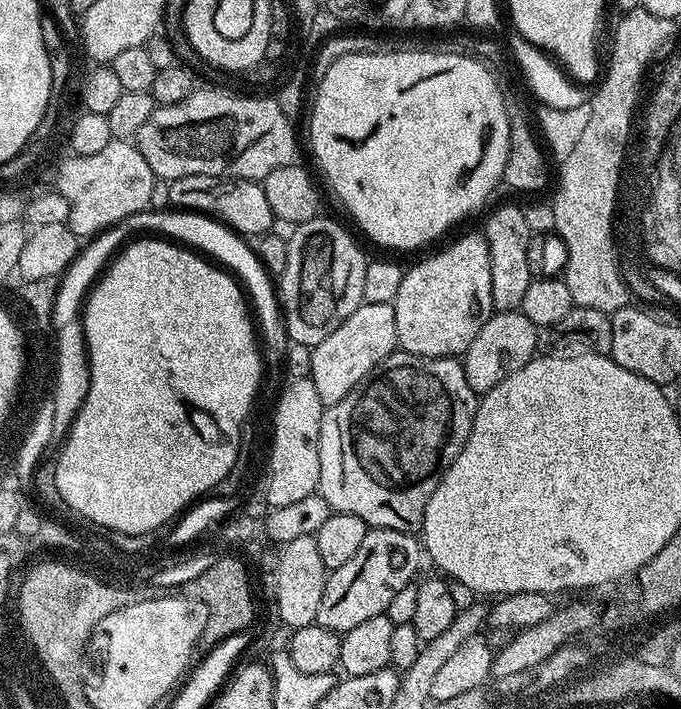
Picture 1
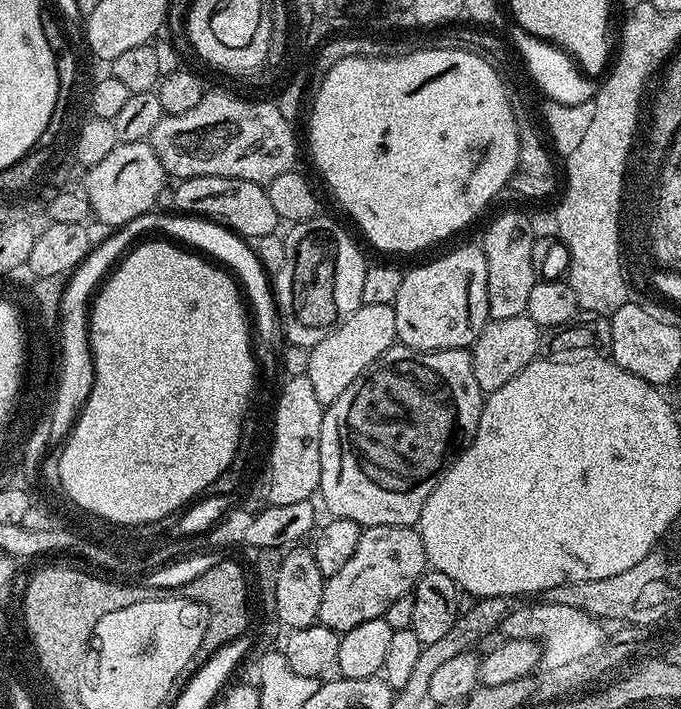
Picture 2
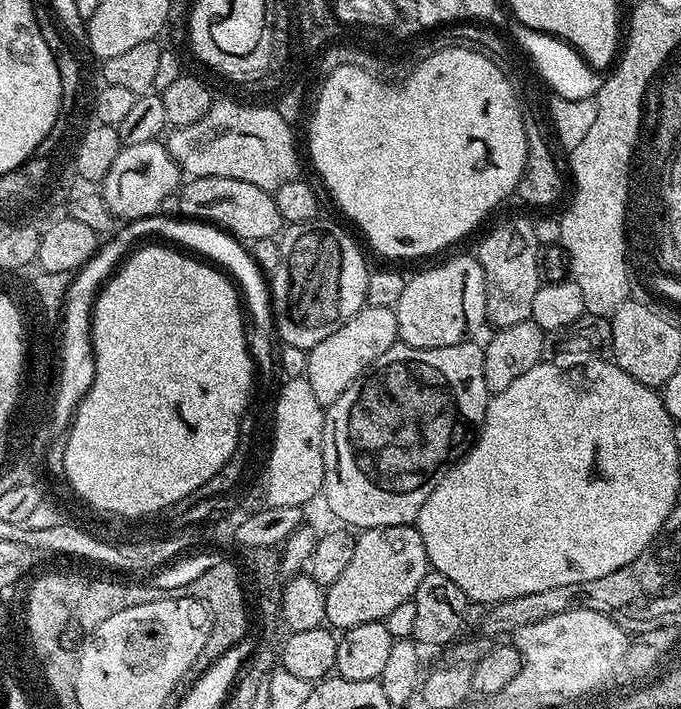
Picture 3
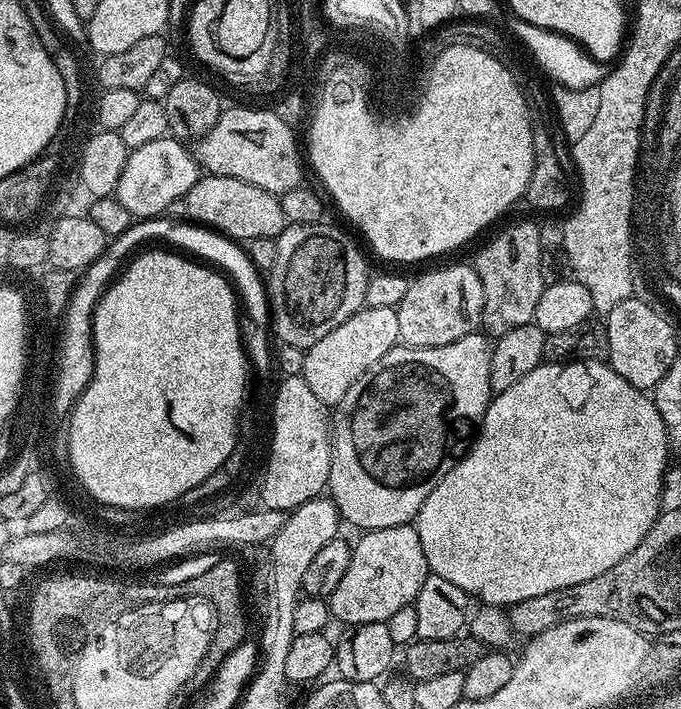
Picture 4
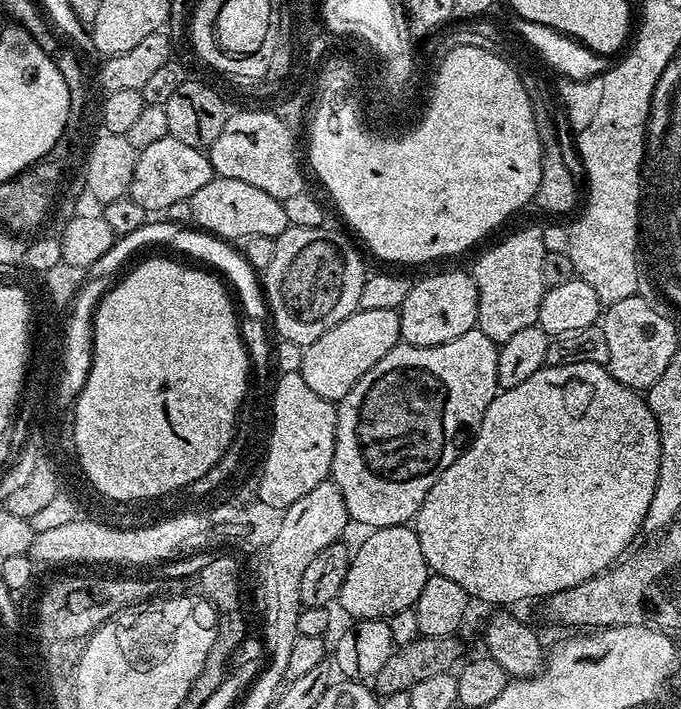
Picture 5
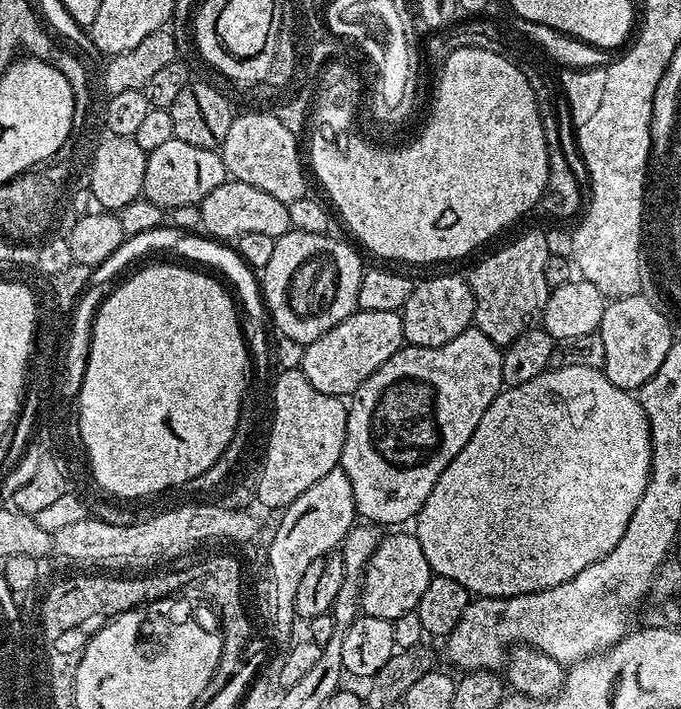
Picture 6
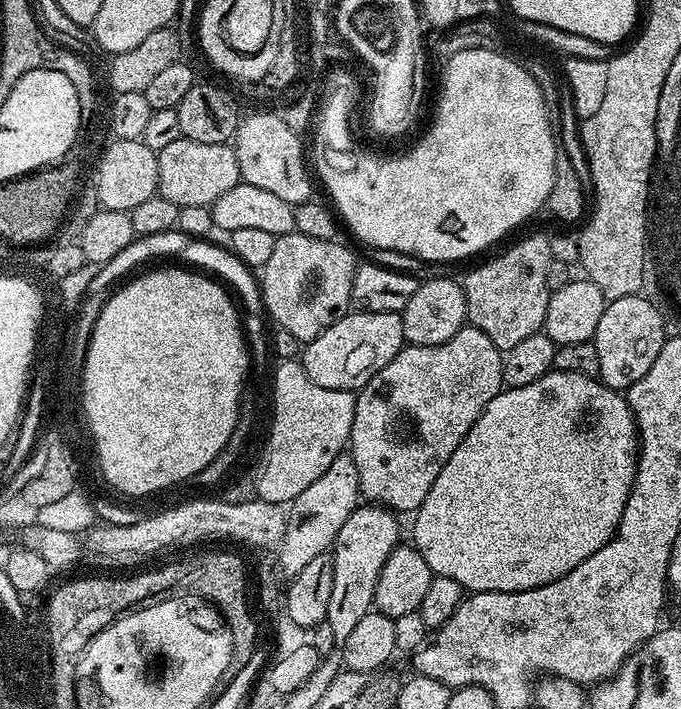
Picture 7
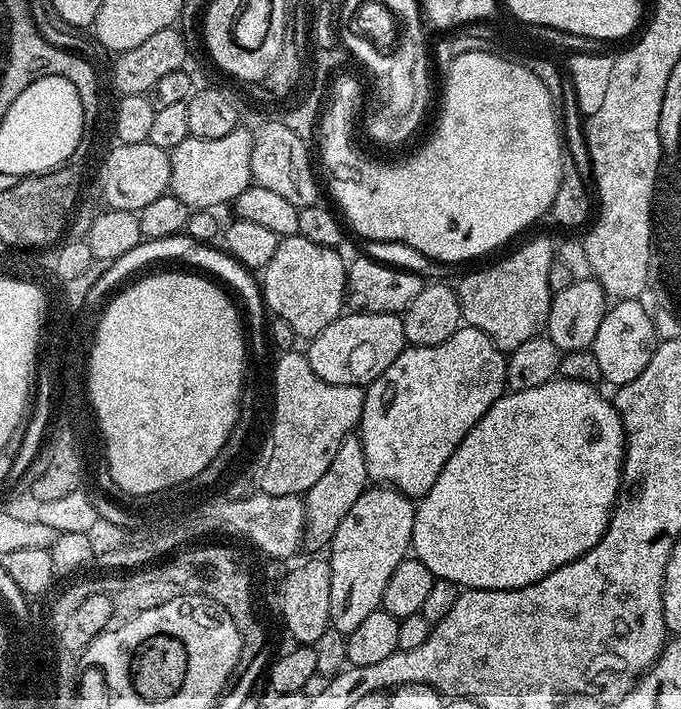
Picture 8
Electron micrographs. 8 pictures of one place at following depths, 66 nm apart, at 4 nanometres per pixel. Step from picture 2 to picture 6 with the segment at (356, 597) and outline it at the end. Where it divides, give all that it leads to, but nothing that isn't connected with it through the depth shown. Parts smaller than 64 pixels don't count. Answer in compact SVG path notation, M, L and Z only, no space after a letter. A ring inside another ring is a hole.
M396 530L393 536L384 536L364 568L359 611L365 616L391 621L402 618L402 614L415 612L422 594L426 594L426 586L430 586L434 575L430 562L426 562L416 535L404 531L408 530Z

